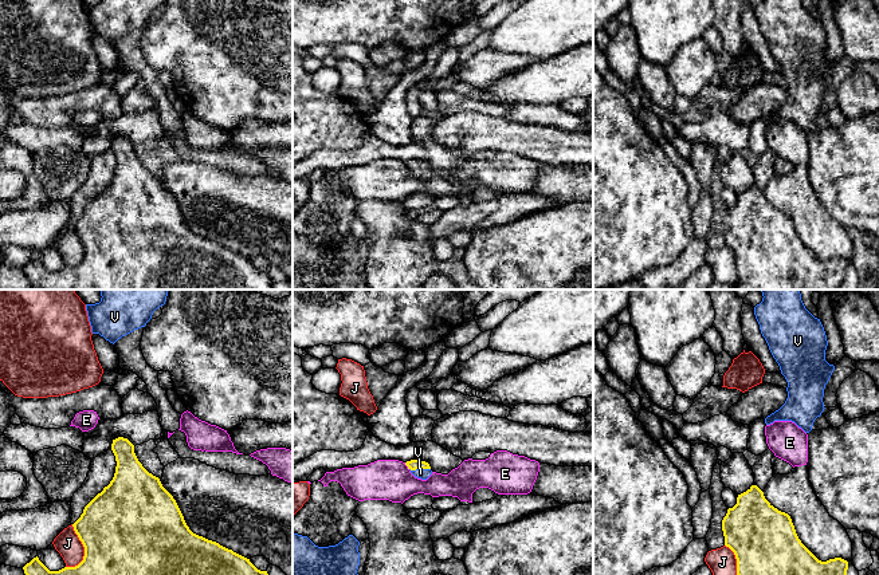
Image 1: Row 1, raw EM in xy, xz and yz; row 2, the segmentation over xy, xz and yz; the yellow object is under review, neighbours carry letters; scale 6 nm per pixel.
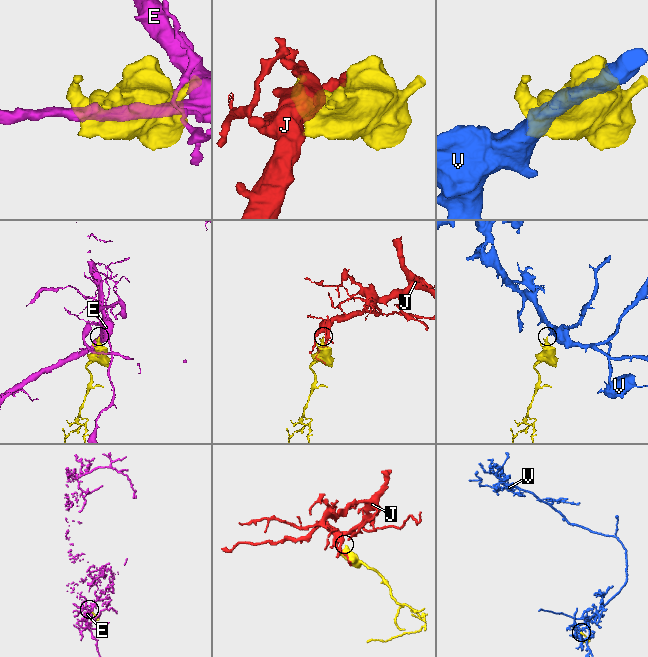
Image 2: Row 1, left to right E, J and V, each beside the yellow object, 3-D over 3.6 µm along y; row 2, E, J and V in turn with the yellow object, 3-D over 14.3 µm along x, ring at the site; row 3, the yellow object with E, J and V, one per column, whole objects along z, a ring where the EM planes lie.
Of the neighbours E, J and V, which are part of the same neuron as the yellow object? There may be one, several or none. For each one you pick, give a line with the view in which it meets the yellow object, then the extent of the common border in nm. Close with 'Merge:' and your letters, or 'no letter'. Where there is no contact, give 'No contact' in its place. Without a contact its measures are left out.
V: Touches yellow in xz. Shared border 130 nm
Merge: V

